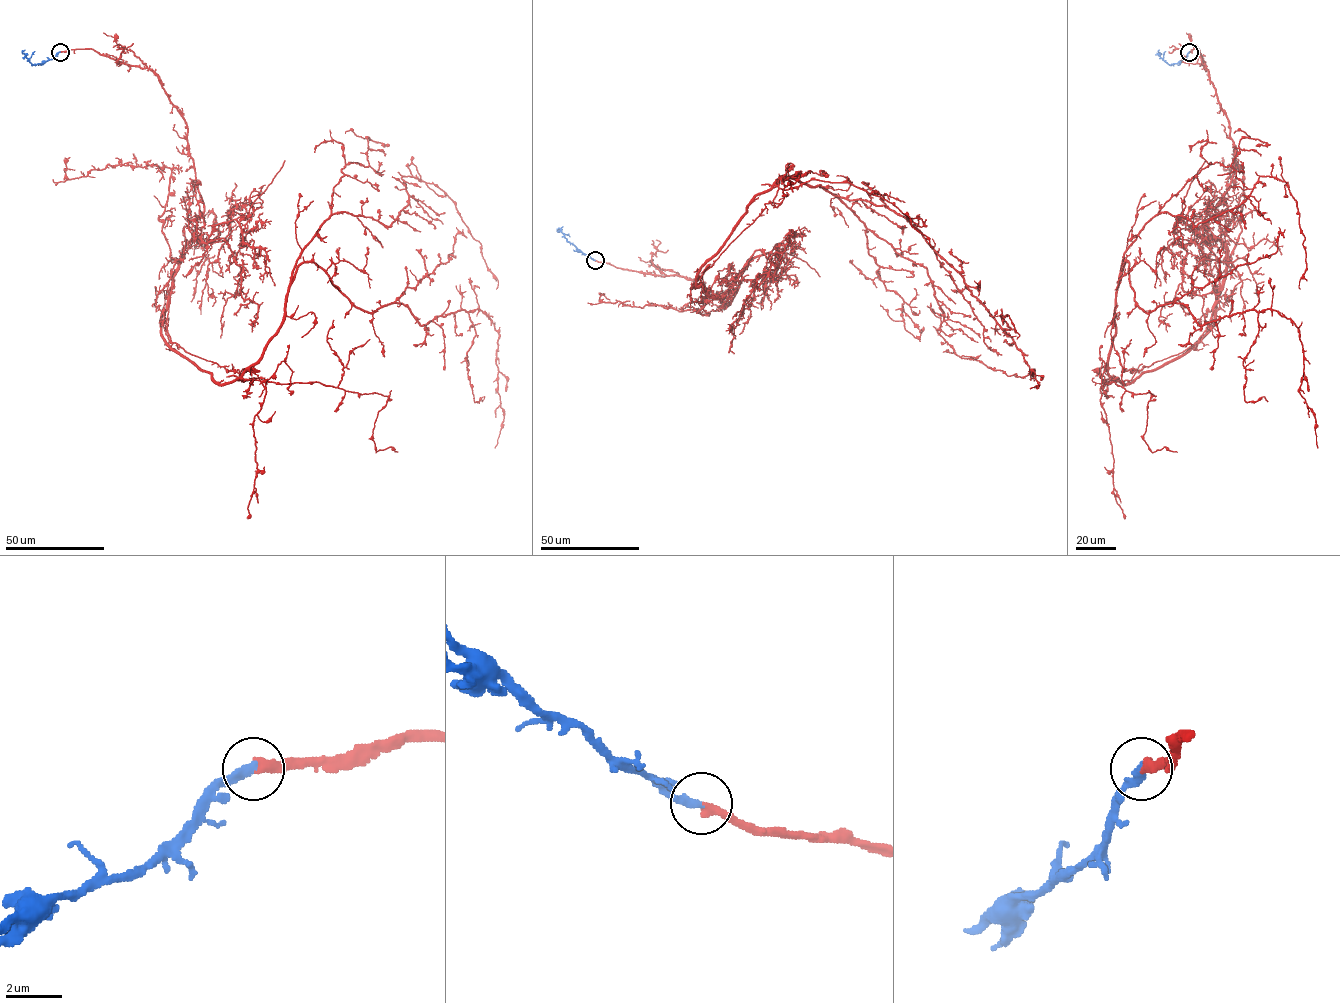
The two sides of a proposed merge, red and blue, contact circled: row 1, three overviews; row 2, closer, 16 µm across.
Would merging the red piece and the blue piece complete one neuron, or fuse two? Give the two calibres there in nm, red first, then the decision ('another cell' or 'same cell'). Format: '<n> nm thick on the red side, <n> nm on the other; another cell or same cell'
360 nm thick on the red side, 340 nm on the other; same cell

